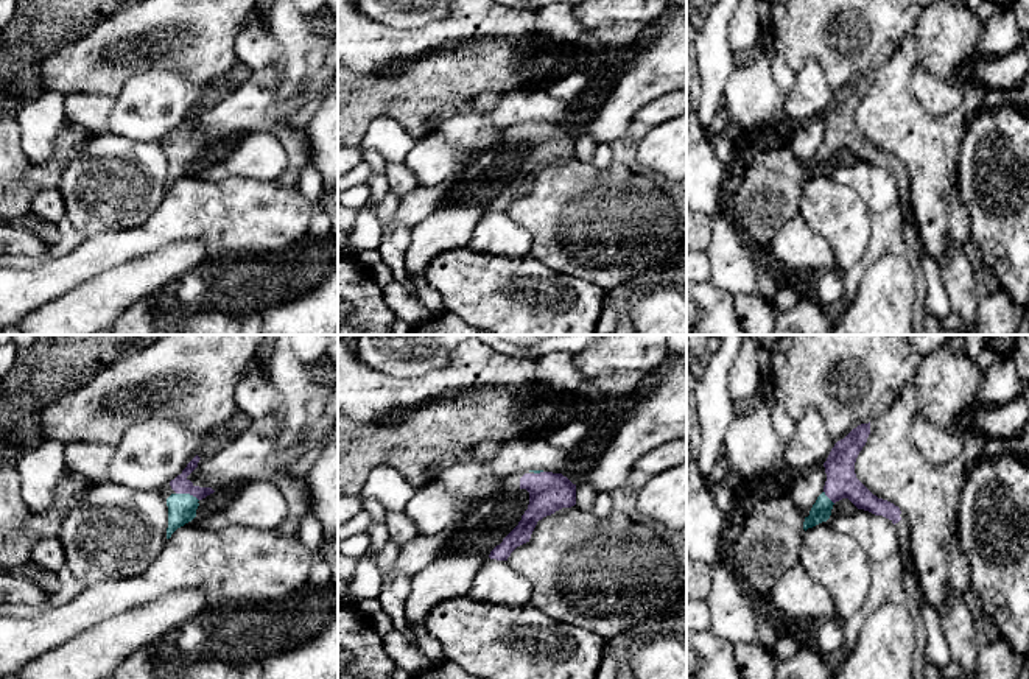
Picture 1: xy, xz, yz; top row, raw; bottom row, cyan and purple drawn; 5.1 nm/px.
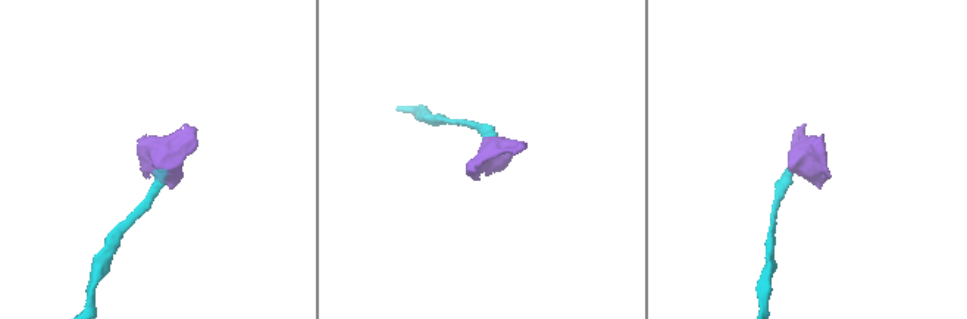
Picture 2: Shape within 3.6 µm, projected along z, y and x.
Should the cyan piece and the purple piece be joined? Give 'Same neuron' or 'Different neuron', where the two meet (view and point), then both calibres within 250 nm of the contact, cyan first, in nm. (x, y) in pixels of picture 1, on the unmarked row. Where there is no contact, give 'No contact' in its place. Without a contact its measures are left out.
Same neuron. Touches cyan at xy (187, 145). Thickness 140 nm (cyan) against 90 nm

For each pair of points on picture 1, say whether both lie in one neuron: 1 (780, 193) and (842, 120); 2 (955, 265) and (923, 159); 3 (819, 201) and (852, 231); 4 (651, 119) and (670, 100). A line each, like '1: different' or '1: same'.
1: different
2: different
3: same
4: same

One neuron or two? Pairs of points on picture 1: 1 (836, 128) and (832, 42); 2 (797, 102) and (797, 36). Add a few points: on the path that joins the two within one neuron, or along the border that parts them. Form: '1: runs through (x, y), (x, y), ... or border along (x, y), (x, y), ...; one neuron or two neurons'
1: border along (867, 73), (858, 75), (836, 94); two neurons
2: border along (796, 72), (810, 59), (814, 59), (830, 89); two neurons

